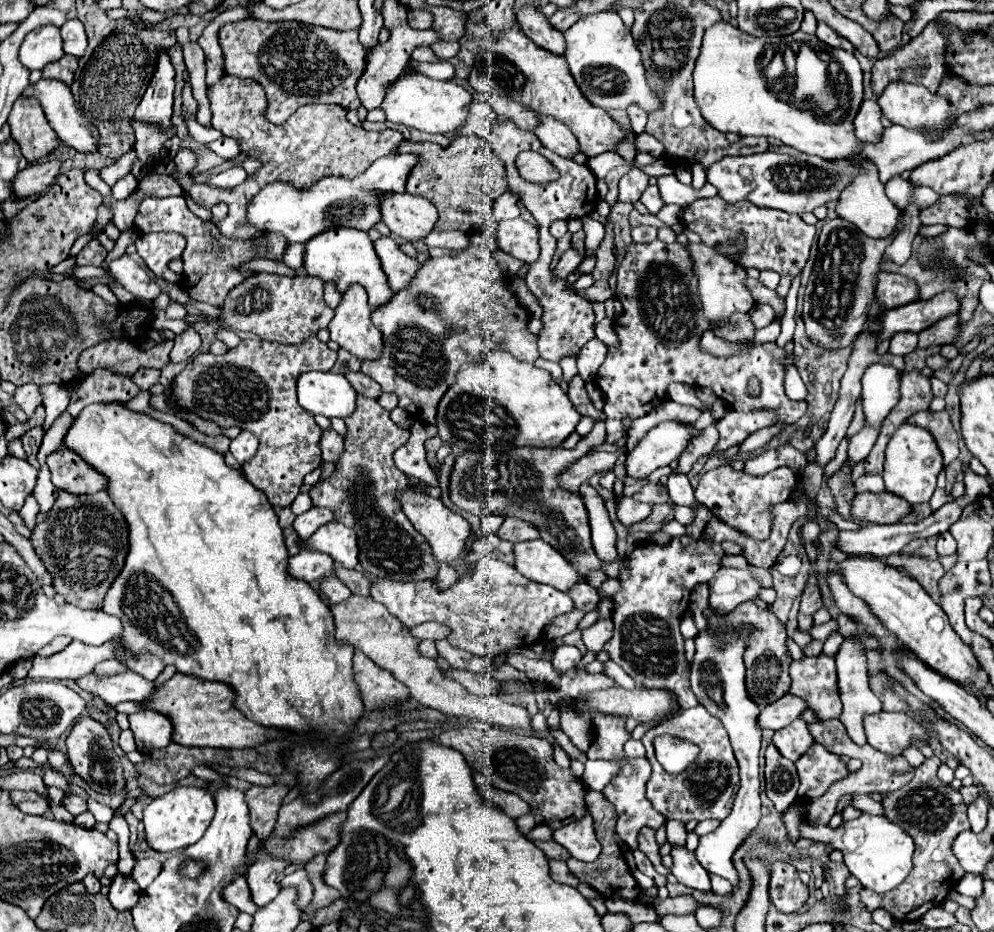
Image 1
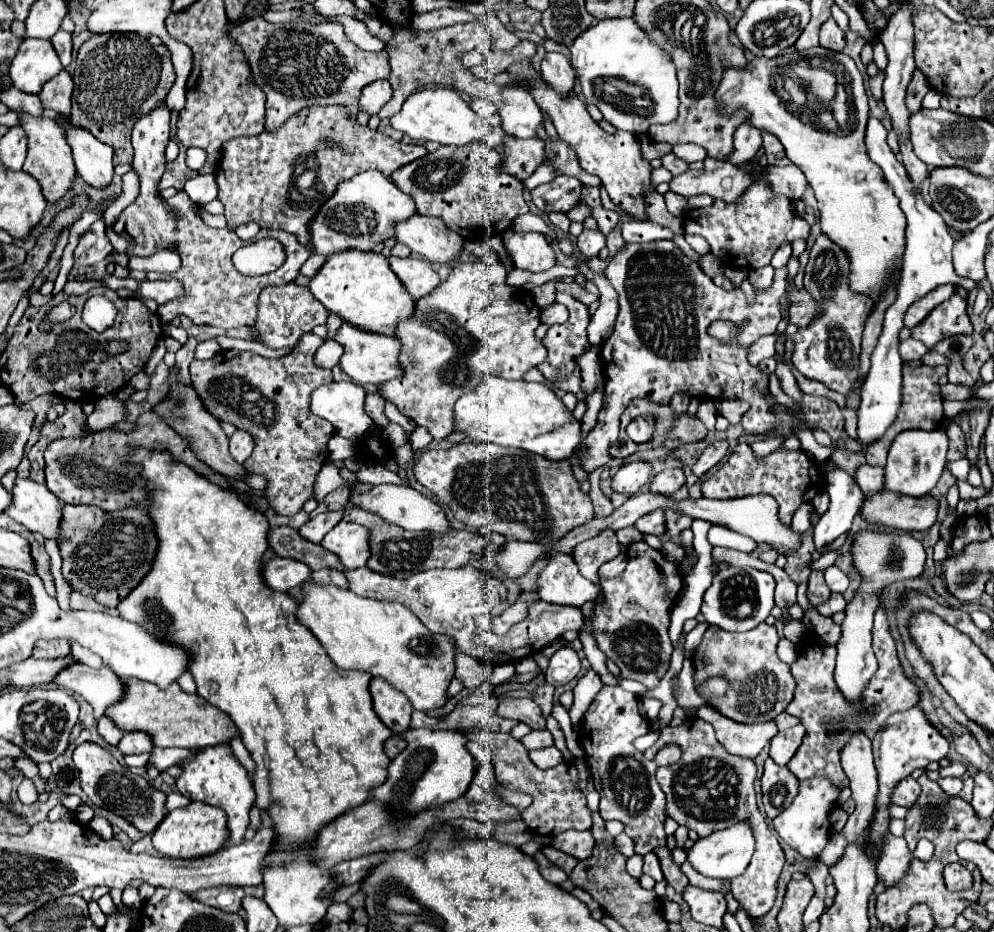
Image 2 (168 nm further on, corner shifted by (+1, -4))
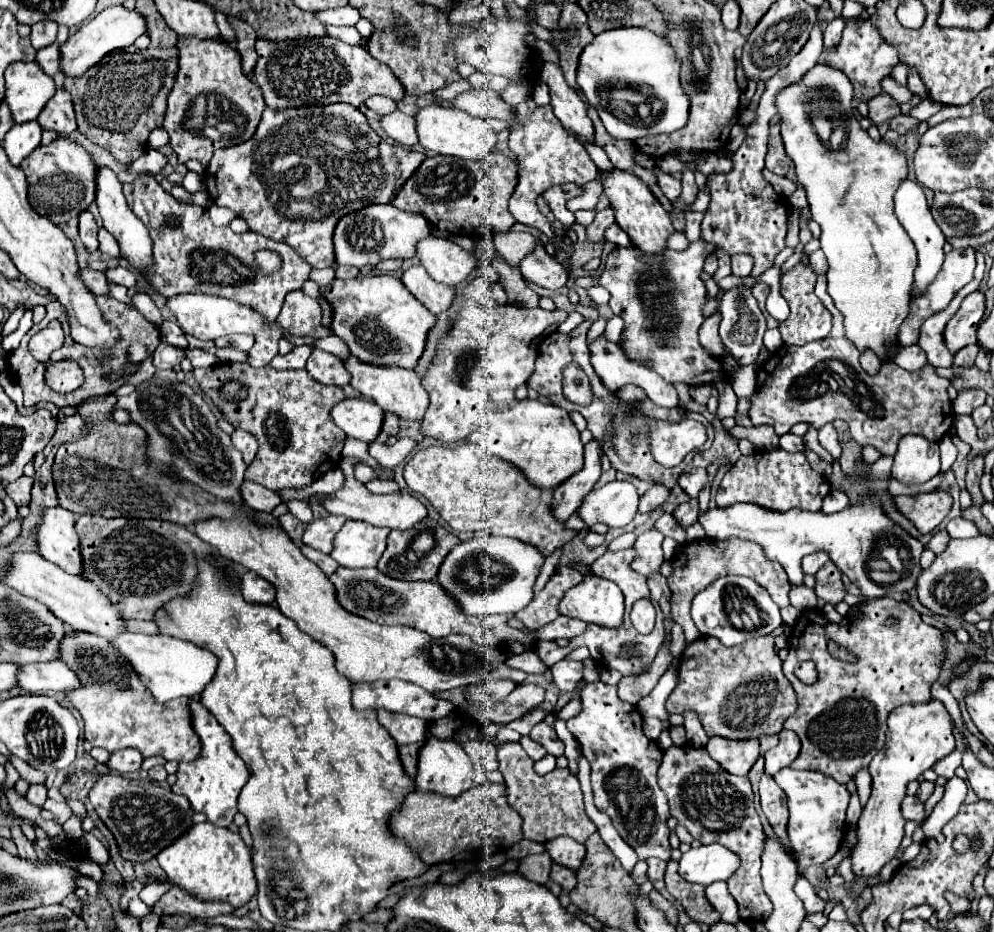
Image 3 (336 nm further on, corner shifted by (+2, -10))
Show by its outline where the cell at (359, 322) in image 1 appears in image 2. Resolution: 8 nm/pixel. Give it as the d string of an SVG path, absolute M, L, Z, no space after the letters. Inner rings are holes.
M342 323L342 327L336 333L336 341L344 347L344 355L340 359L340 367L342 371L360 385L372 383L372 385L382 385L390 379L396 379L402 375L400 369L400 341L396 341L396 337L386 337L386 335L376 335L376 333L368 333L368 331L360 331L356 327L352 327L350 323Z

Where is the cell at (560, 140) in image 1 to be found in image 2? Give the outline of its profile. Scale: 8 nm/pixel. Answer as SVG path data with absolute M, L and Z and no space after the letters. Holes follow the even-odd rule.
M520 87L502 89L502 105L496 109L502 119L502 129L520 139L530 139L542 127L542 111L534 97Z

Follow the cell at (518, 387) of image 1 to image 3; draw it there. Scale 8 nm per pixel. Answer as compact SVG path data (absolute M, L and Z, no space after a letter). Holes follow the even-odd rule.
M513 399L509 407L489 409L489 425L479 425L469 441L475 441L483 451L515 463L537 487L557 487L583 467L583 443L569 413L553 403L539 399Z

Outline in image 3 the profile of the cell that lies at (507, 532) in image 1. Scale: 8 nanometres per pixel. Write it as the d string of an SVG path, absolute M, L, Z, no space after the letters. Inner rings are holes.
M423 519L417 527L409 531L391 531L387 535L387 549L379 559L377 569L393 579L403 579L403 581L433 581L439 573L439 567L443 559L449 555L449 551L461 543L459 537L449 533L445 527L441 527L433 519Z

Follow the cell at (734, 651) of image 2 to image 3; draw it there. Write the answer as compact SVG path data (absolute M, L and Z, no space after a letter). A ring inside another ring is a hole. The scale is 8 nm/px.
M773 635L751 637L749 641L725 647L715 637L699 637L695 643L687 645L681 655L679 665L679 683L667 699L669 713L683 713L685 709L693 709L707 735L723 735L727 739L751 739L761 737L765 733L779 733L783 729L785 719L797 709L797 695L781 671L781 659L775 653Z

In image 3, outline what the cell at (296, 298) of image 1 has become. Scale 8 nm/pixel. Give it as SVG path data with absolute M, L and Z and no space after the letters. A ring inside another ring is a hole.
M291 291L285 297L283 309L277 317L277 325L283 337L327 337L331 331L321 323L323 311L317 299L303 295L303 291Z

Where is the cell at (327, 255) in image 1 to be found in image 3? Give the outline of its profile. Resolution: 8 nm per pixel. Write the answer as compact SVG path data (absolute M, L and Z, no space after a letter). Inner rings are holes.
M379 273L351 281L333 279L333 283L321 289L321 295L331 305L331 331L349 345L357 359L365 363L395 363L407 369L415 367L435 315L403 287L399 277Z

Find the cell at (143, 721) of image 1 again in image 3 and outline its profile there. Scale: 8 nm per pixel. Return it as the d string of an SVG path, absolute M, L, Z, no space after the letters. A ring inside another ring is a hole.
M129 747L129 749L121 749L121 751L111 753L111 759L107 761L107 765L119 773L131 773L141 767L141 761L143 761L143 755L137 749Z

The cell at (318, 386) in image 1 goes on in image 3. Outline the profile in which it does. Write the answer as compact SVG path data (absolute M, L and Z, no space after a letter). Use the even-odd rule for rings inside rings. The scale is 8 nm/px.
M363 397L339 401L329 415L333 423L345 431L347 437L365 443L375 441L383 421L383 409L375 401Z

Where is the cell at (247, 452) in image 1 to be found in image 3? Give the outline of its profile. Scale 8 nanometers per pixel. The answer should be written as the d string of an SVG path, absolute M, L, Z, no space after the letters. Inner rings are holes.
M237 429L237 431L233 431L231 441L233 441L233 447L235 447L237 451L243 453L243 461L245 461L245 465L249 465L249 463L253 461L255 453L257 453L257 439L255 439L251 433L247 433L247 431L239 431L239 429Z

